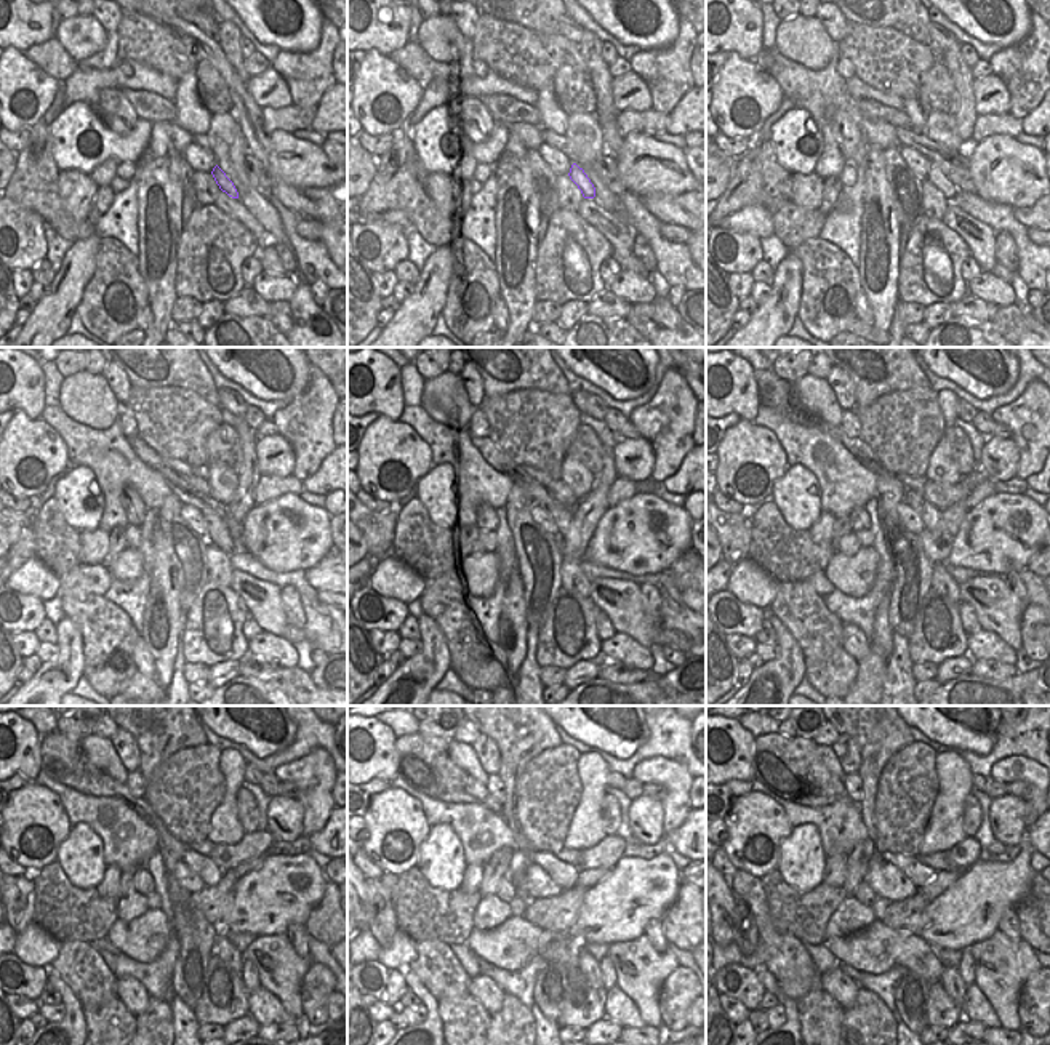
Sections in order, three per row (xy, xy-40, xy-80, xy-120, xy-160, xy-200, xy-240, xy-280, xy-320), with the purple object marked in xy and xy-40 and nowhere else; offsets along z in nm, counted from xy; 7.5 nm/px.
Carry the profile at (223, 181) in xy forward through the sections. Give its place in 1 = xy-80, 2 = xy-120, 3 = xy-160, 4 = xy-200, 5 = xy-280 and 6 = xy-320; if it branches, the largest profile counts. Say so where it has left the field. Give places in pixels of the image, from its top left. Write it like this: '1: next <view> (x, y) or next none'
1: next xy-80 (935, 175)
2: next xy-120 (218, 535)
3: next xy-160 (564, 516)
4: next xy-200 (929, 514)
5: next xy-280 (564, 874)
6: next xy-320 (911, 864)

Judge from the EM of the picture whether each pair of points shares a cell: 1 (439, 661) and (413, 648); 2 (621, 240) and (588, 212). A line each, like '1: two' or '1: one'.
1: two
2: one

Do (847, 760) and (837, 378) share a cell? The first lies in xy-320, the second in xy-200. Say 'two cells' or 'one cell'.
one cell

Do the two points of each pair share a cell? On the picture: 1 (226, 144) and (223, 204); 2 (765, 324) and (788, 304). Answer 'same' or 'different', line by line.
1: different
2: same

